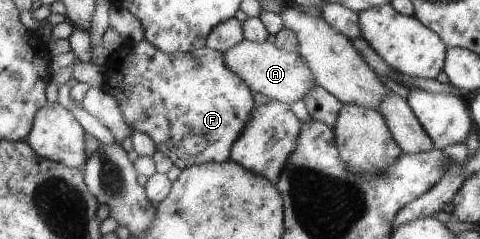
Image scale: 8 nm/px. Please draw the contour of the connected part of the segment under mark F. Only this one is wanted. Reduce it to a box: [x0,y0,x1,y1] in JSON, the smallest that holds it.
[101,39,258,171]

